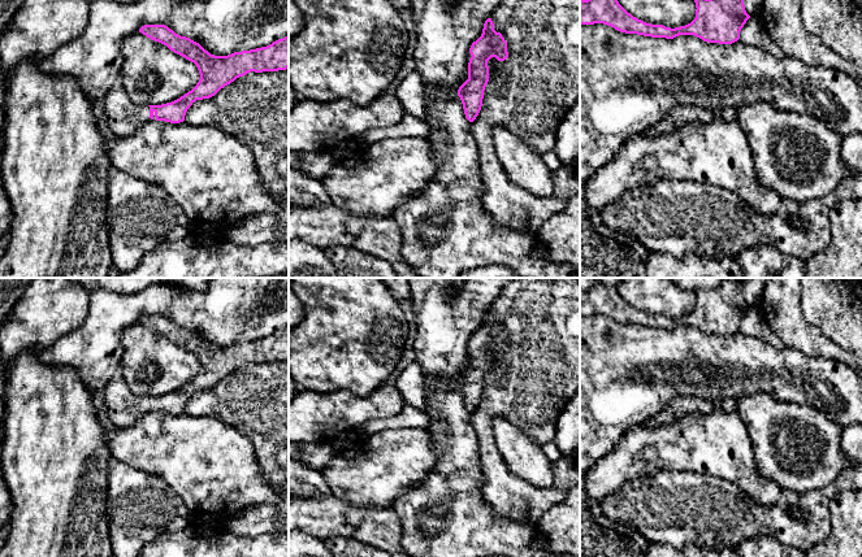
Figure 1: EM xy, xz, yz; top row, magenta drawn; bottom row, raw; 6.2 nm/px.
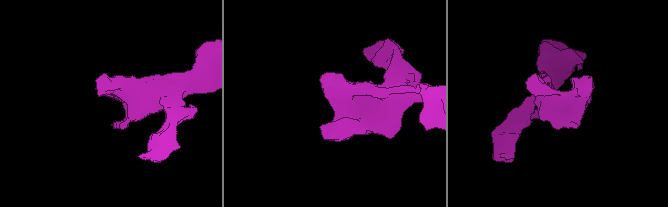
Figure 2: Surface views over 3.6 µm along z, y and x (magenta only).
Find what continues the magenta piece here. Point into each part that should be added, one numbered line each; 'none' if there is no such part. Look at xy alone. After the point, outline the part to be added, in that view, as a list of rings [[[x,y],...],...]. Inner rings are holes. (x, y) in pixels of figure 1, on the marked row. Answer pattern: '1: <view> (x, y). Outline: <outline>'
1: xy (124, 117). Outline: [[[120,84],[107,93],[104,101],[109,129],[117,138],[129,136],[144,123],[156,121],[155,112],[151,119],[150,106],[134,104]]]

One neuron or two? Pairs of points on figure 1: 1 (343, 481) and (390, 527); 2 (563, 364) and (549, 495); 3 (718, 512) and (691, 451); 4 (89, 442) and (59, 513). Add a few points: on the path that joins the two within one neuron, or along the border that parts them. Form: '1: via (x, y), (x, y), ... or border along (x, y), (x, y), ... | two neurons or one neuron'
1: border along (338, 497), (351, 504), (390, 508) | two neurons
2: via (518, 387), (485, 418), (489, 460), (503, 478) | one neuron
3: border along (671, 470), (698, 471), (730, 482) | two neurons
4: via (70, 460), (59, 471), (59, 495) | one neuron

